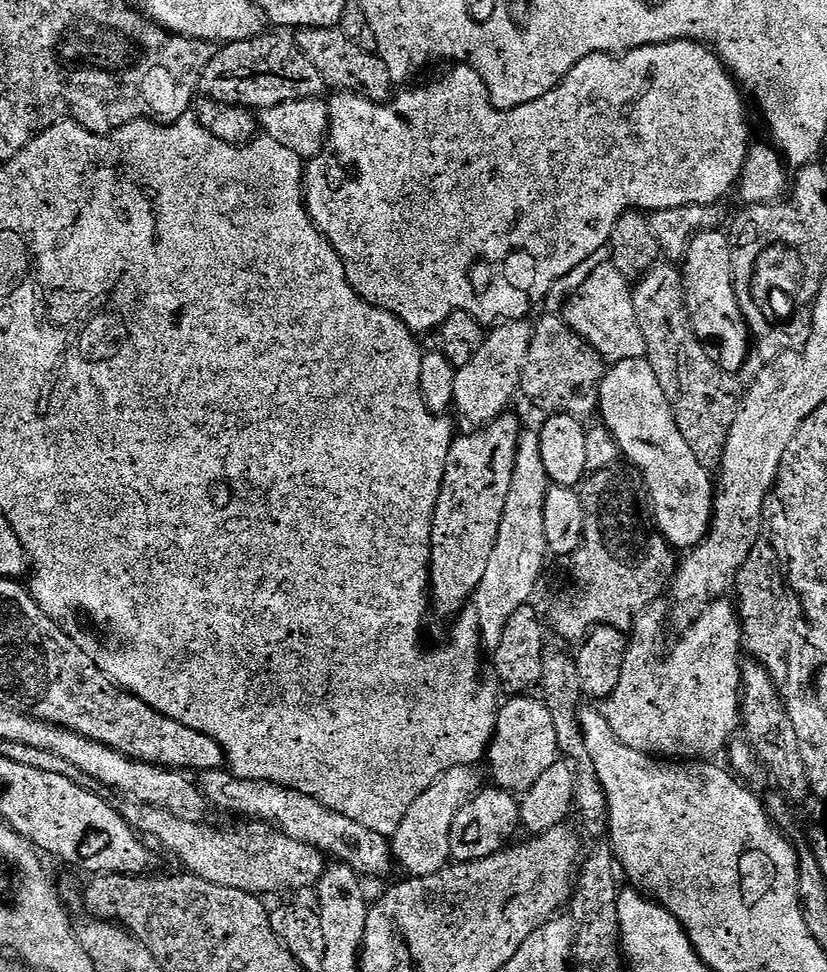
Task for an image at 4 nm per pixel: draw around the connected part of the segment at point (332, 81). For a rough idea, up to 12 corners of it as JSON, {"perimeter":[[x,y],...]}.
{"perimeter":[[302,28],[296,48],[325,85],[387,102],[394,81],[376,52],[335,28]]}

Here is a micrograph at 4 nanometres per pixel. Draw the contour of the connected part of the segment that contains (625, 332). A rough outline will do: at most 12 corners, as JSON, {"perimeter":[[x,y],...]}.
{"perimeter":[[600,264],[562,311],[605,361],[648,347],[630,282]]}

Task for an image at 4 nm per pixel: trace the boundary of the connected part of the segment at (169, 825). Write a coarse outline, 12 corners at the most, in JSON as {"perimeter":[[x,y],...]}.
{"perimeter":[[137,803],[191,875],[258,897],[315,889],[321,853],[268,826],[218,832]]}

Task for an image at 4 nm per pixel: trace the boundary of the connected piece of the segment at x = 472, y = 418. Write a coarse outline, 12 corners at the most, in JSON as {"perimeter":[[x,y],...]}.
{"perimeter":[[497,323],[456,369],[454,412],[501,419],[517,395],[534,331]]}

